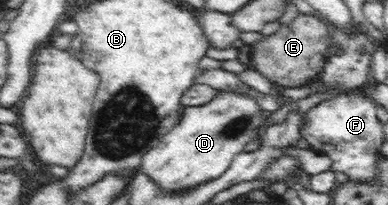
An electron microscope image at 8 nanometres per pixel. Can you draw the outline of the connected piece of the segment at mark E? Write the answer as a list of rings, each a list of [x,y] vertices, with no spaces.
[[[314,16],[296,19],[292,25],[281,25],[276,33],[251,45],[252,68],[262,71],[272,84],[280,83],[286,88],[304,86],[316,79],[325,68],[324,53],[328,41],[331,39],[328,39],[328,30],[322,21]]]

